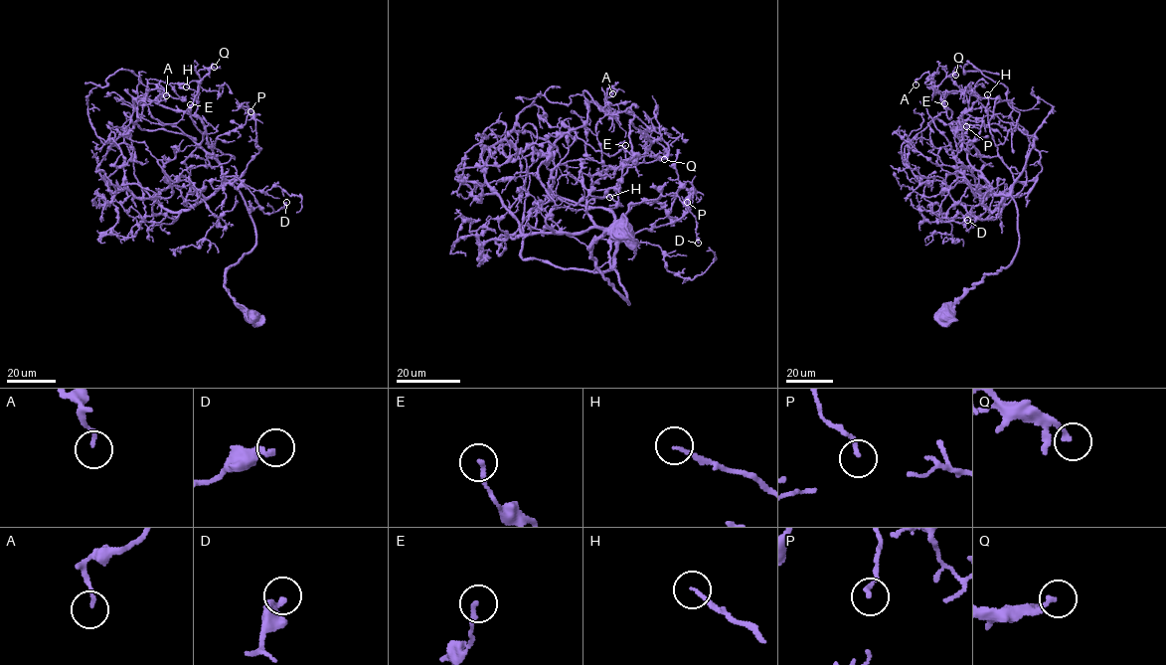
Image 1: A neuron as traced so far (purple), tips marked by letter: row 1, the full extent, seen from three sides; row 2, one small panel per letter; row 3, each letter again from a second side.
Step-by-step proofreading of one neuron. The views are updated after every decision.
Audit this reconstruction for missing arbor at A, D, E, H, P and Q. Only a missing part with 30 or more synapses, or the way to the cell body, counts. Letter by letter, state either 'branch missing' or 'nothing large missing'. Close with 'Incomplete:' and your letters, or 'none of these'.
A: nothing large missing
D: nothing large missing
E: nothing large missing
H: nothing large missing
P: nothing large missing
Q: nothing large missing
Incomplete: none of these

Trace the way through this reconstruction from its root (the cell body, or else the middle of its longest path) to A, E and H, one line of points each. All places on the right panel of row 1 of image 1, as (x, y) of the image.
A: (947, 316), (985, 274), (1011, 262), (1018, 210), (1009, 195), (980, 201), (927, 112), (928, 73), (916, 84)
E: (947, 316), (1011, 262), (1019, 238), (1012, 174), (988, 126), (996, 99), (949, 92), (949, 119), (944, 103)
H: (947, 316), (985, 274), (1005, 268), (1018, 249), (1014, 180), (990, 131), (987, 94)

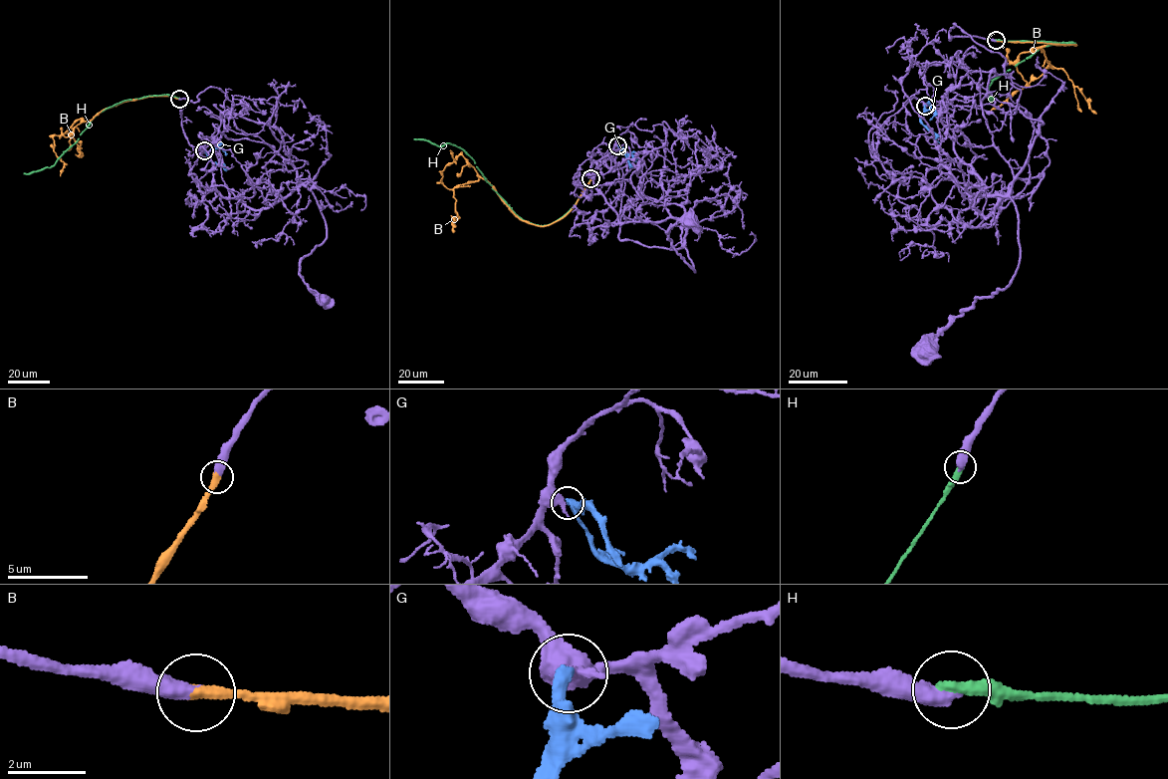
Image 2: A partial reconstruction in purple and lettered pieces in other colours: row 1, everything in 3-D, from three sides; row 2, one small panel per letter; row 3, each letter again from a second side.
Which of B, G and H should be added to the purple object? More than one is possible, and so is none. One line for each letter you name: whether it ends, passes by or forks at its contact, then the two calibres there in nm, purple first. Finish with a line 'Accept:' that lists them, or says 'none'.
B: it ends; calibres 480 and 380 nm
Accept: B

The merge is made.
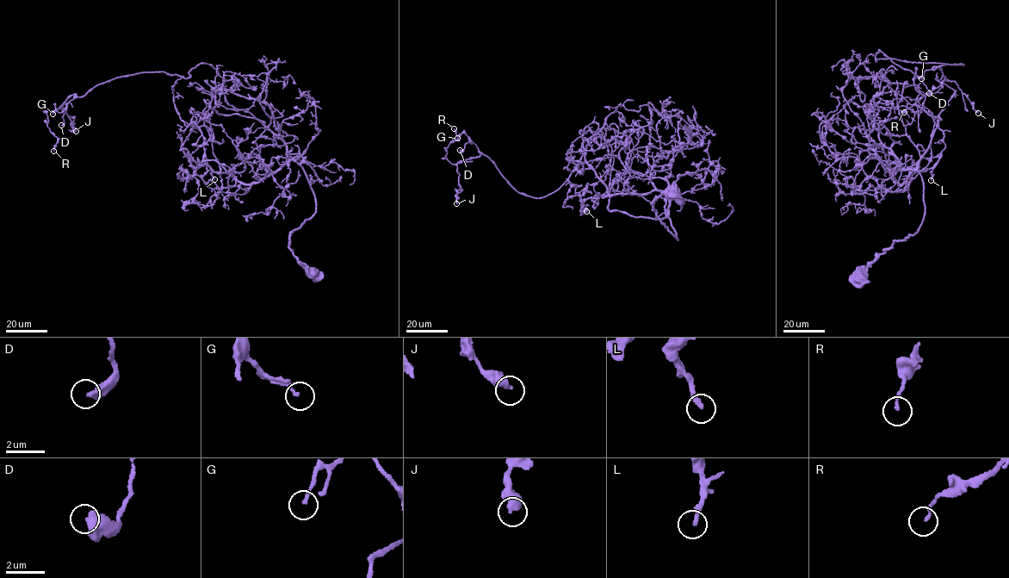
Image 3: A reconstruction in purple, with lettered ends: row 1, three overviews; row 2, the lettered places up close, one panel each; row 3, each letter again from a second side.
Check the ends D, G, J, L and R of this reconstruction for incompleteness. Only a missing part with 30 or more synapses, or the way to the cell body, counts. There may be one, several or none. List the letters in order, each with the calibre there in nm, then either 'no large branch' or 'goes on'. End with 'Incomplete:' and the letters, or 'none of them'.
D: 500 nm thick; no large branch
G: 170 nm thick; no large branch
J: 440 nm thick; no large branch
L: 240 nm thick; goes on
R: 140 nm thick; no large branch
Incomplete: L

